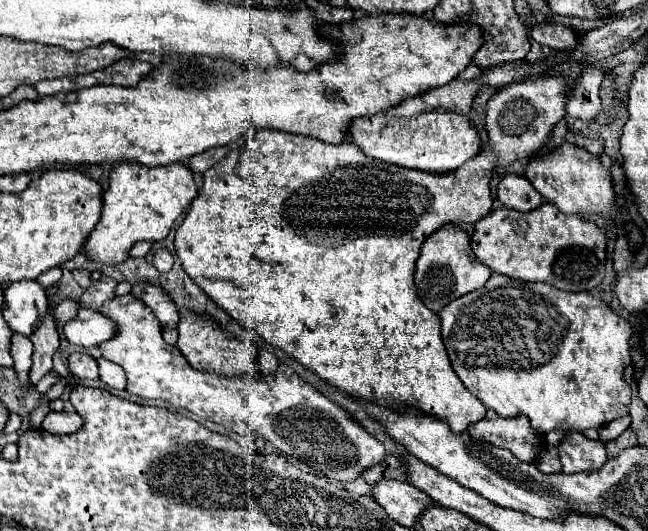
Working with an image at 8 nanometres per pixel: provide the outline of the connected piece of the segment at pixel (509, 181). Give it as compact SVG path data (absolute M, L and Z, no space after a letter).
M507 173L497 185L497 199L503 207L515 211L533 211L543 203L543 197L521 175Z

